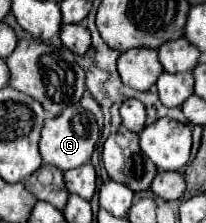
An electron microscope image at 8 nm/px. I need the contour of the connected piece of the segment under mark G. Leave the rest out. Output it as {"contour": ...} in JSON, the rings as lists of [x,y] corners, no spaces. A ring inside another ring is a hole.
{"contour":[[[69,105],[69,109],[65,109],[59,117],[45,121],[43,131],[41,131],[39,151],[41,151],[43,163],[55,165],[61,171],[69,171],[69,169],[81,167],[83,163],[87,163],[91,159],[97,139],[99,139],[99,127],[97,127],[95,117],[89,111],[85,111],[83,107]]]}

